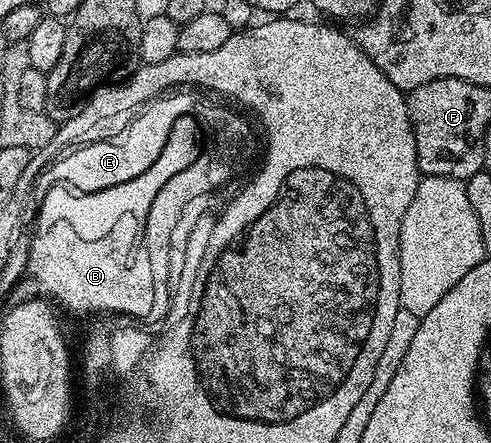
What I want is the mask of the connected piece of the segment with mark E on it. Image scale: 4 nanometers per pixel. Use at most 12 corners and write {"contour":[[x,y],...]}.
{"contour":[[176,92],[145,102],[128,126],[65,153],[74,190],[127,186],[160,162],[198,102]]}

